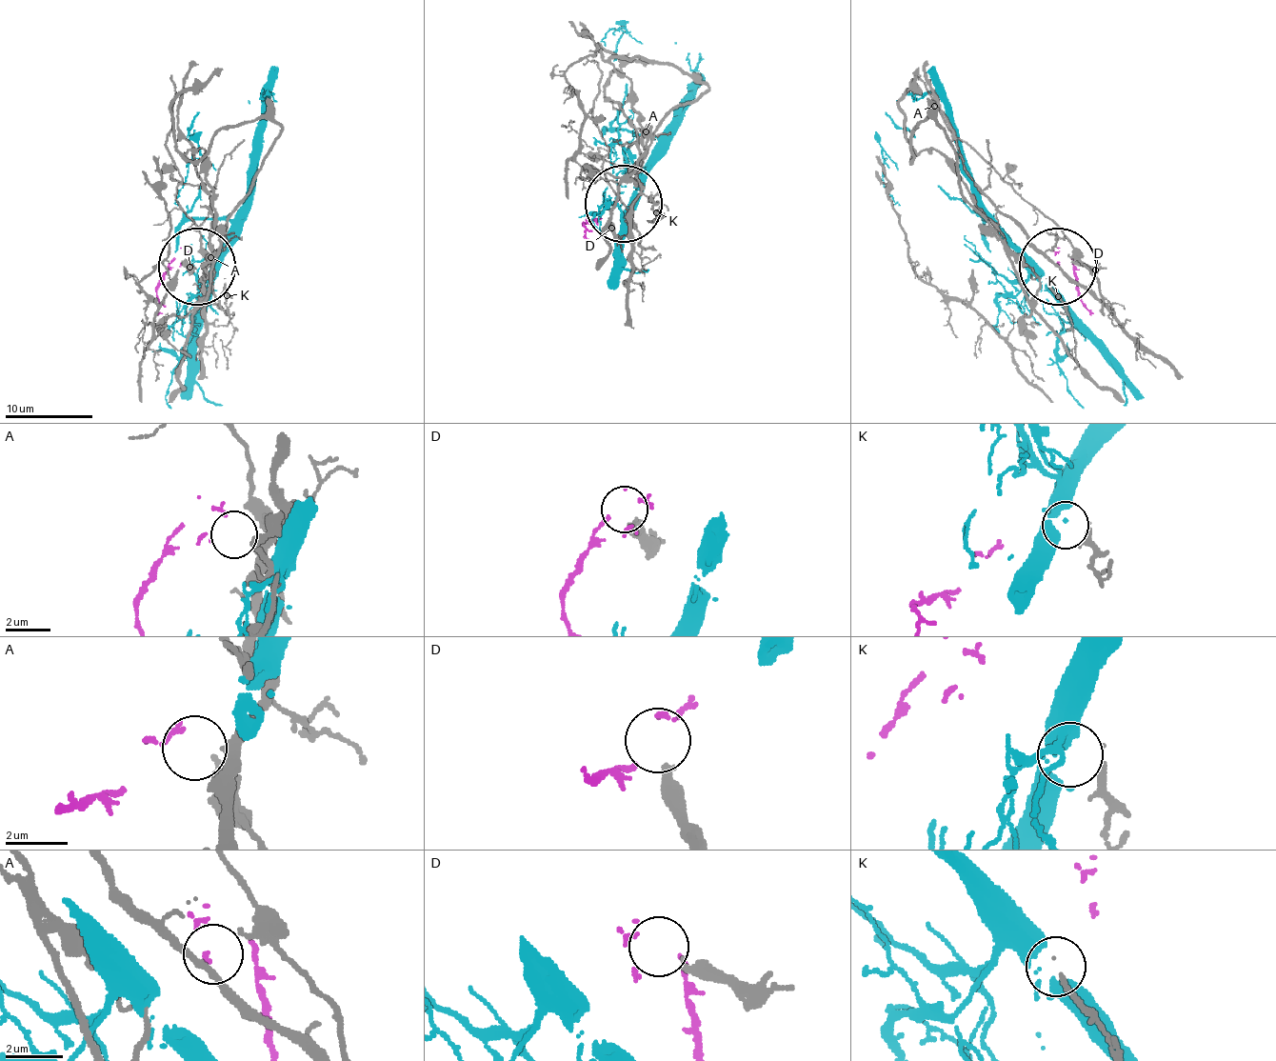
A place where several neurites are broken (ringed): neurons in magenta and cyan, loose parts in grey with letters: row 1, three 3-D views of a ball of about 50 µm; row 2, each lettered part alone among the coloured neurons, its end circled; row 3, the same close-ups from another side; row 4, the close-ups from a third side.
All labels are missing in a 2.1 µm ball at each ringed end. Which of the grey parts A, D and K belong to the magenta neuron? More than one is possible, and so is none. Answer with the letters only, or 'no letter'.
A

